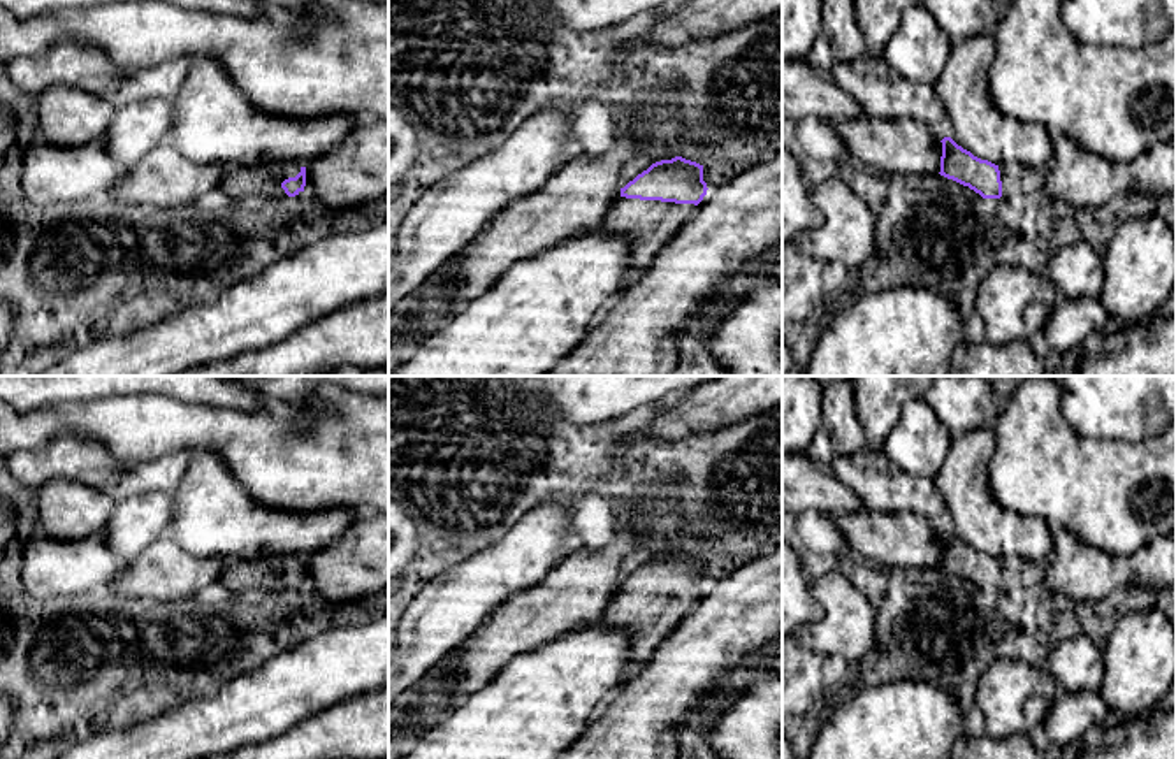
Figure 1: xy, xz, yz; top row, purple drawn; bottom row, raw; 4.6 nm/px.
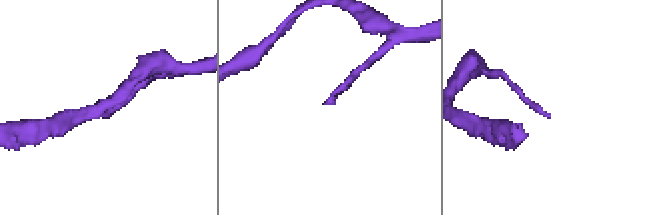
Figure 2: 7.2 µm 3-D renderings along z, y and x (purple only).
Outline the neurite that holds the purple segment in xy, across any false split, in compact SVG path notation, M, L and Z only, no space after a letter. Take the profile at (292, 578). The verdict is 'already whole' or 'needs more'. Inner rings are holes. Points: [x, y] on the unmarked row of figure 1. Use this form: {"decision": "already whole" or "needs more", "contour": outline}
{"decision": "needs more", "contour": "M267 557L251 562L227 562L214 590L229 601L243 601L258 590L295 590L304 585L306 560Z"}

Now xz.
{"decision": "needs more", "contour": "M675 550L652 557L610 599L601 622L631 632L631 650L622 682L635 678L657 645L694 608L707 589L703 559Z"}

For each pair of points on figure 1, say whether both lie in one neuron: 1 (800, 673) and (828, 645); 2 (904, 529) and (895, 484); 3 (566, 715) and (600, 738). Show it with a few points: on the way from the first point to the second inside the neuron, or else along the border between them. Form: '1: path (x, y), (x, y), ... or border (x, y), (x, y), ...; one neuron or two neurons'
1: border (800, 643), (823, 657); two neurons
2: border (865, 508), (913, 512), (941, 522); two neurons
3: border (586, 731), (573, 740); two neurons

